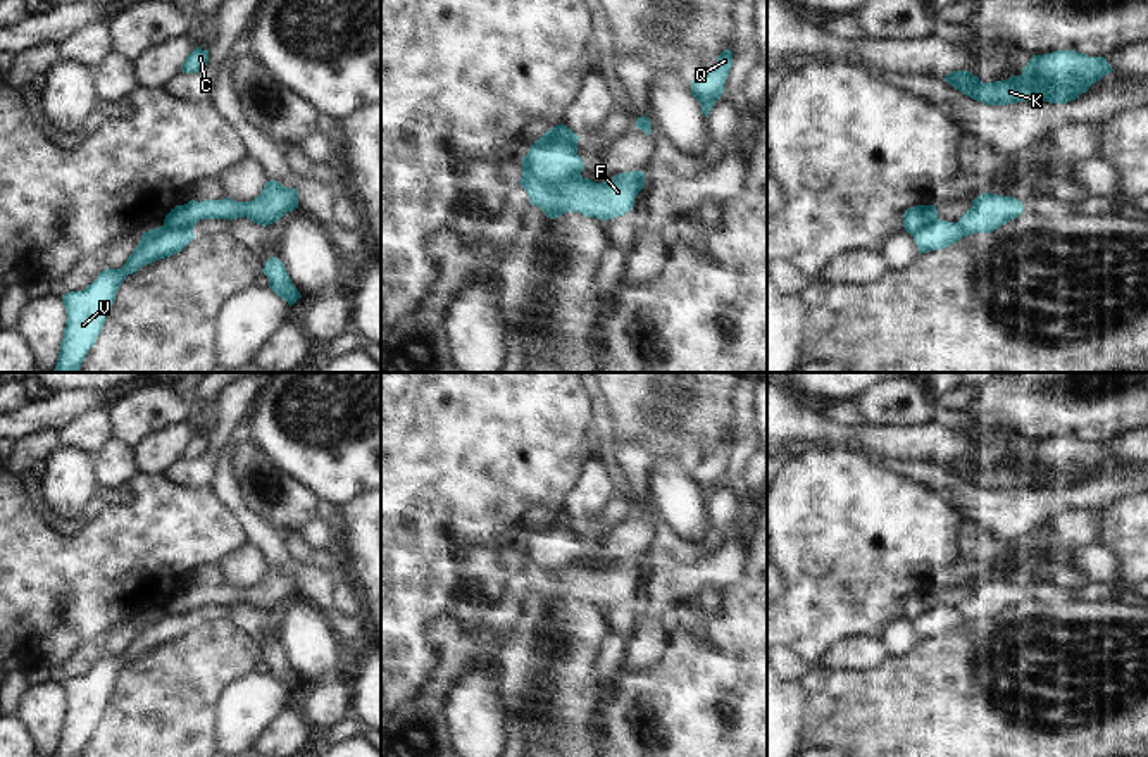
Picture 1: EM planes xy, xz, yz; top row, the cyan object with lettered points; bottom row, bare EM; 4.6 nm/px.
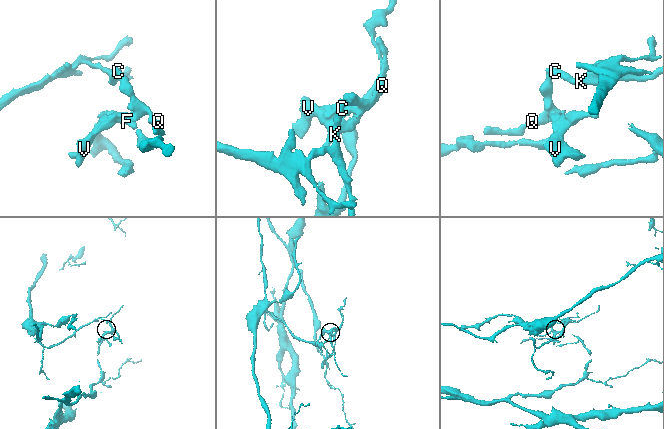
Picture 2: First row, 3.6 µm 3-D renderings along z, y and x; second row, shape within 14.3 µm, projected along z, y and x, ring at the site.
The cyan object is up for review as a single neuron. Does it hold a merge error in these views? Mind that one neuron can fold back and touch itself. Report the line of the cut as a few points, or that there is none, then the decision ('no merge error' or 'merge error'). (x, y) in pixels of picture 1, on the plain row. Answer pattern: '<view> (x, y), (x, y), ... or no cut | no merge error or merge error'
xz (549, 518), (571, 525), (576, 530) | merge error

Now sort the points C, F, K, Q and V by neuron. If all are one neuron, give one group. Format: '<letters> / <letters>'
C K Q / F V

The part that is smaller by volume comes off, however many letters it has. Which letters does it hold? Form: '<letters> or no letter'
F, V

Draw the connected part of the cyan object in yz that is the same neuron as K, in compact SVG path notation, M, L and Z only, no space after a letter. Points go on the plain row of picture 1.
M1074 436L1033 441L1020 462L983 469L969 457L945 462L955 476L986 491L1017 488L1067 490L1086 479L1089 472L1114 455L1105 443L1089 443Z

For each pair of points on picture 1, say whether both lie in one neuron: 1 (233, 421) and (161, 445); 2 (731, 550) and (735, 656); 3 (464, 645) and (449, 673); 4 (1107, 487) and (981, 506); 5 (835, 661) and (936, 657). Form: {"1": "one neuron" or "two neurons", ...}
{"1": "two neurons", "2": "two neurons", "3": "one neuron", "4": "one neuron", "5": "two neurons"}

